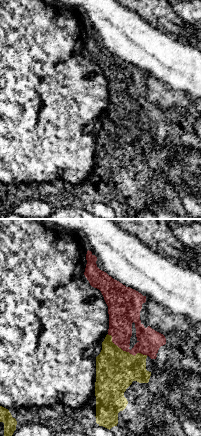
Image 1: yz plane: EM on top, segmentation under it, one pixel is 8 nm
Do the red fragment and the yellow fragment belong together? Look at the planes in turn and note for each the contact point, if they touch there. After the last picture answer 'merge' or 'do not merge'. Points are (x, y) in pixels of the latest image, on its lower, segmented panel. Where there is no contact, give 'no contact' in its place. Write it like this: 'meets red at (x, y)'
meets red at (125, 350)

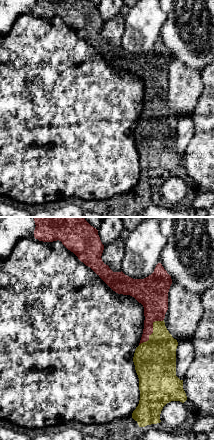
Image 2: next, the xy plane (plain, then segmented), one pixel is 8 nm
meets red at (152, 331)

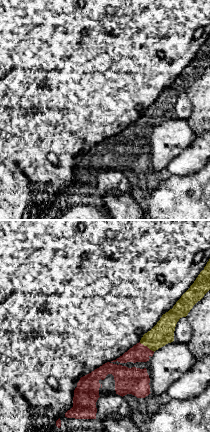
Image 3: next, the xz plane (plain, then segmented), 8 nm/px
meets red at (146, 346)

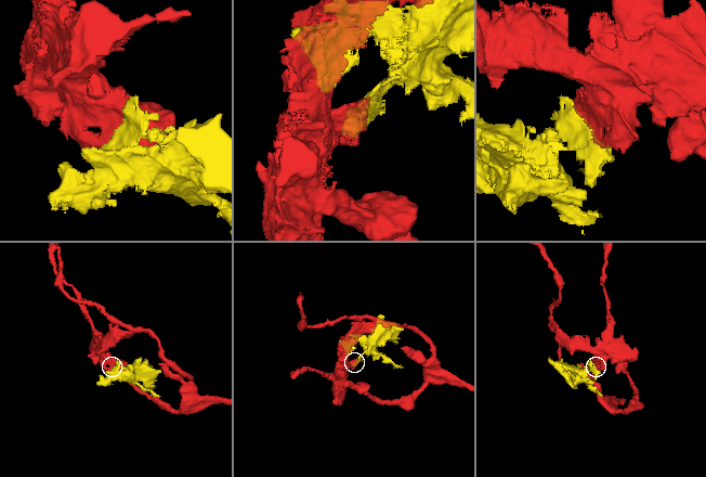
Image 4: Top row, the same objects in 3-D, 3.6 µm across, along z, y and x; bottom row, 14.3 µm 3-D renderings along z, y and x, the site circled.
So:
merge

